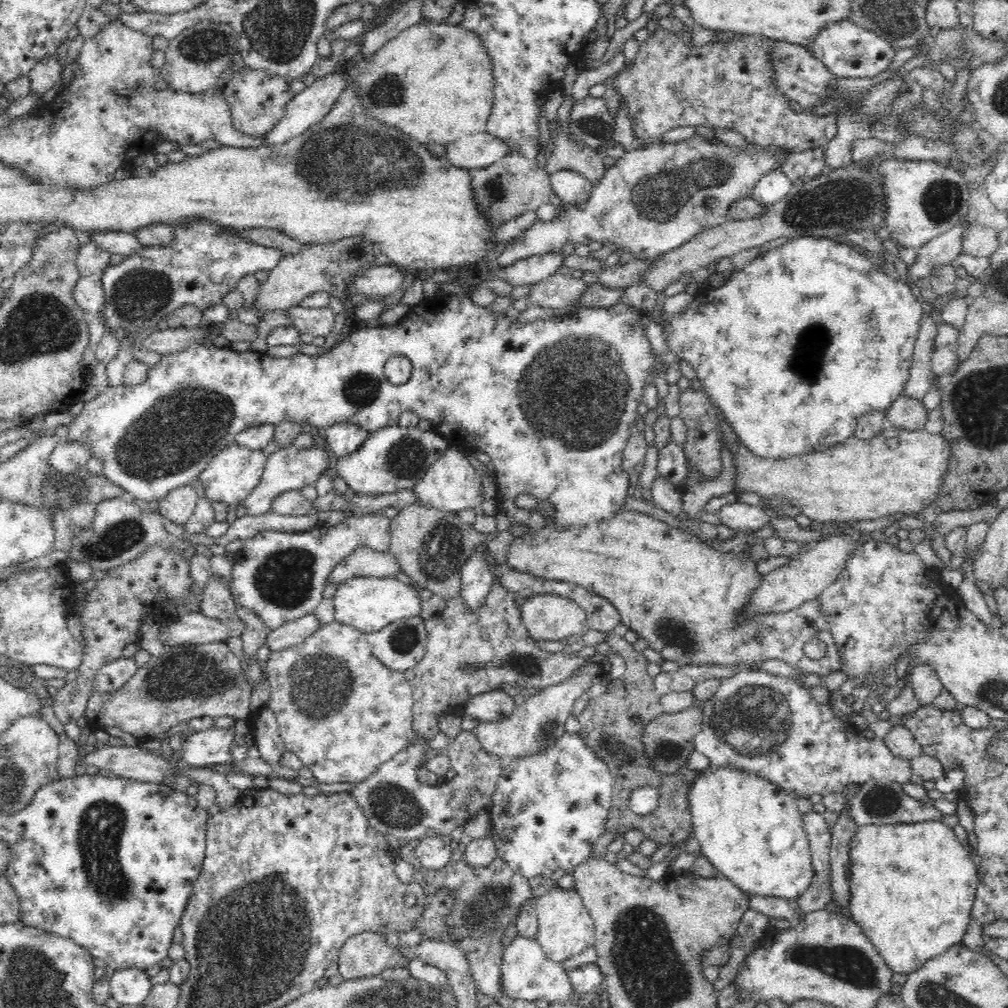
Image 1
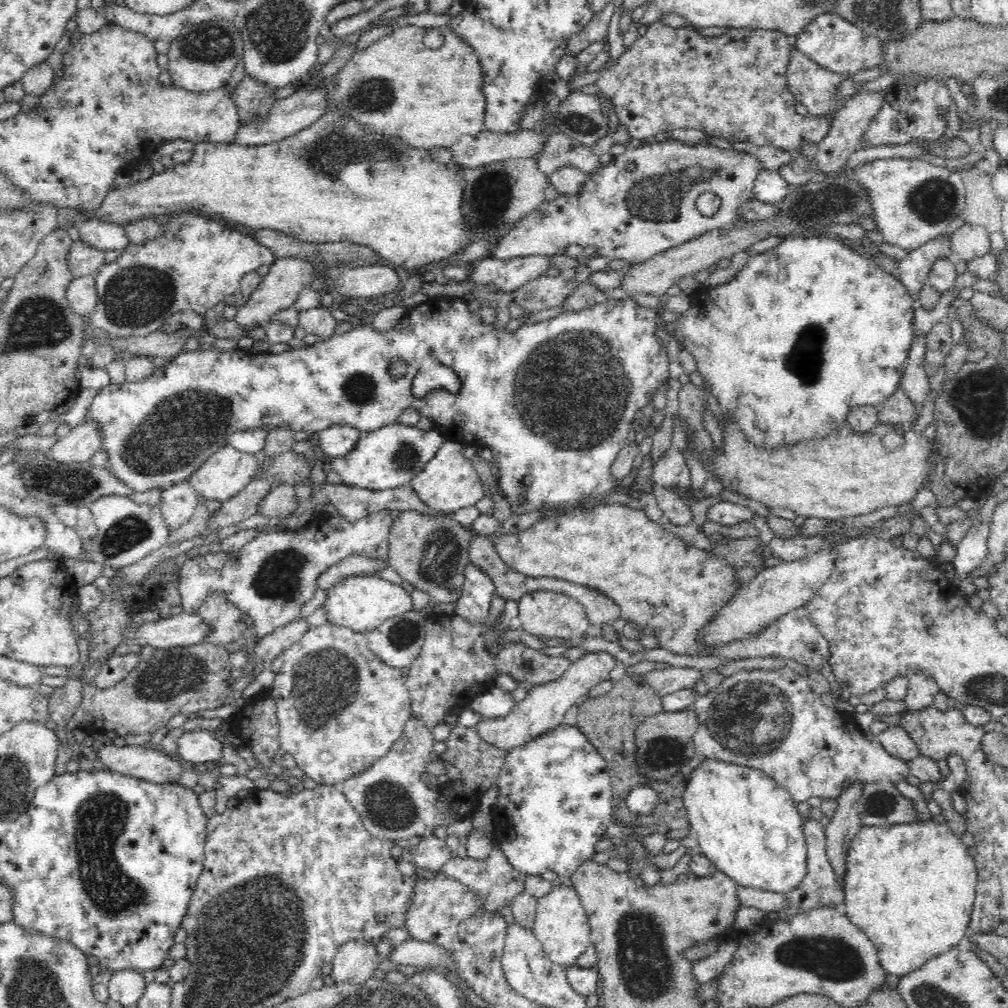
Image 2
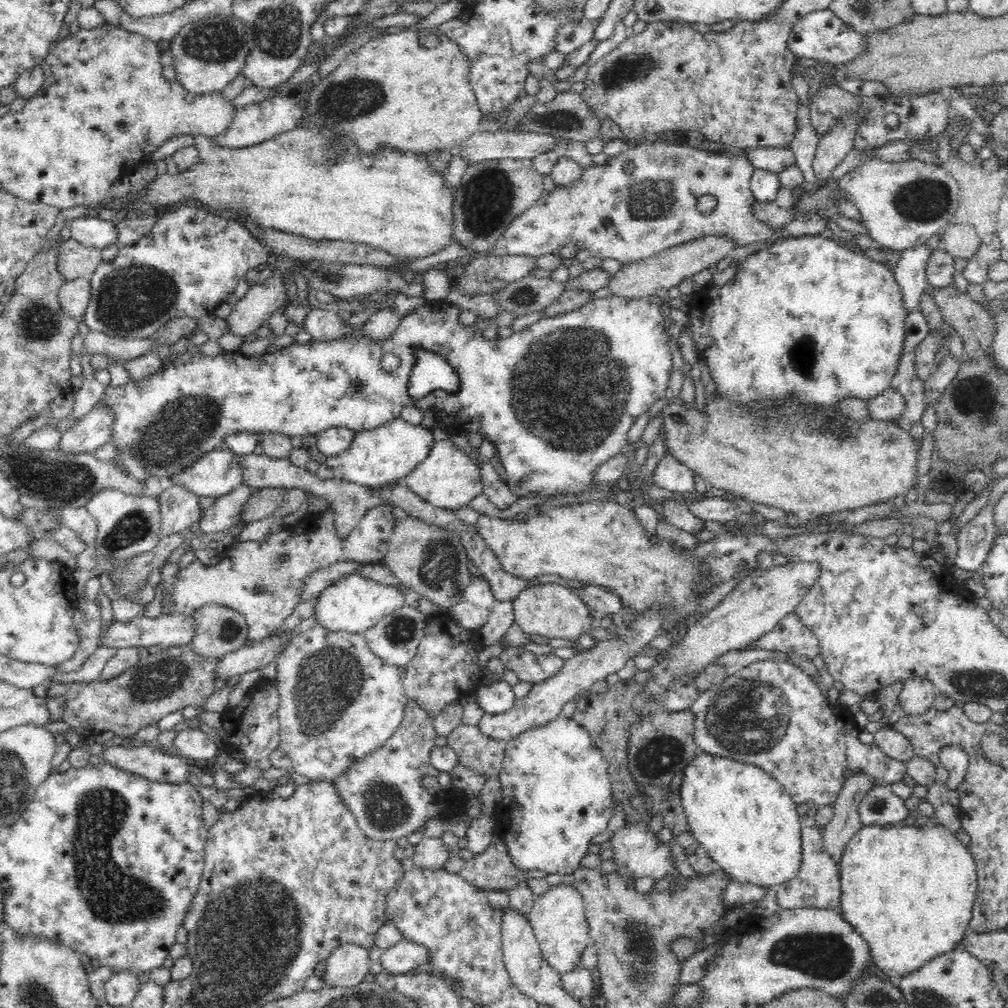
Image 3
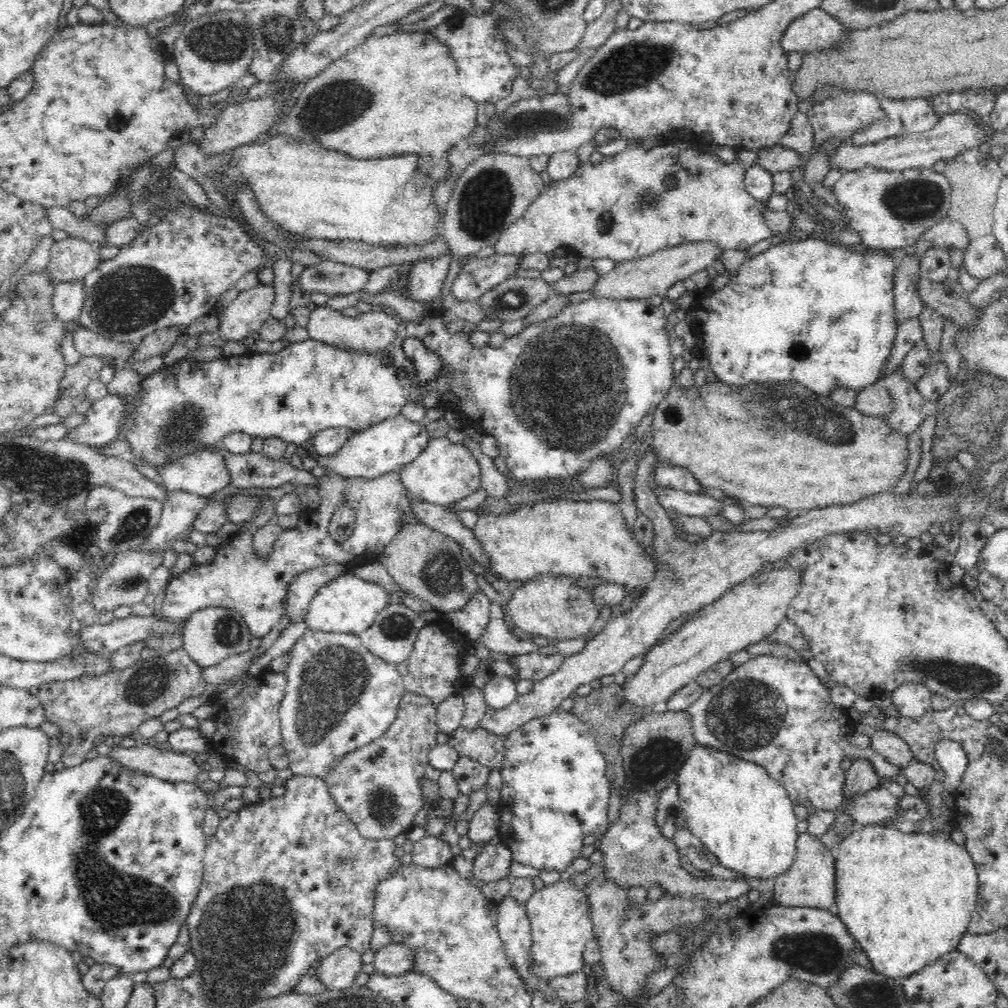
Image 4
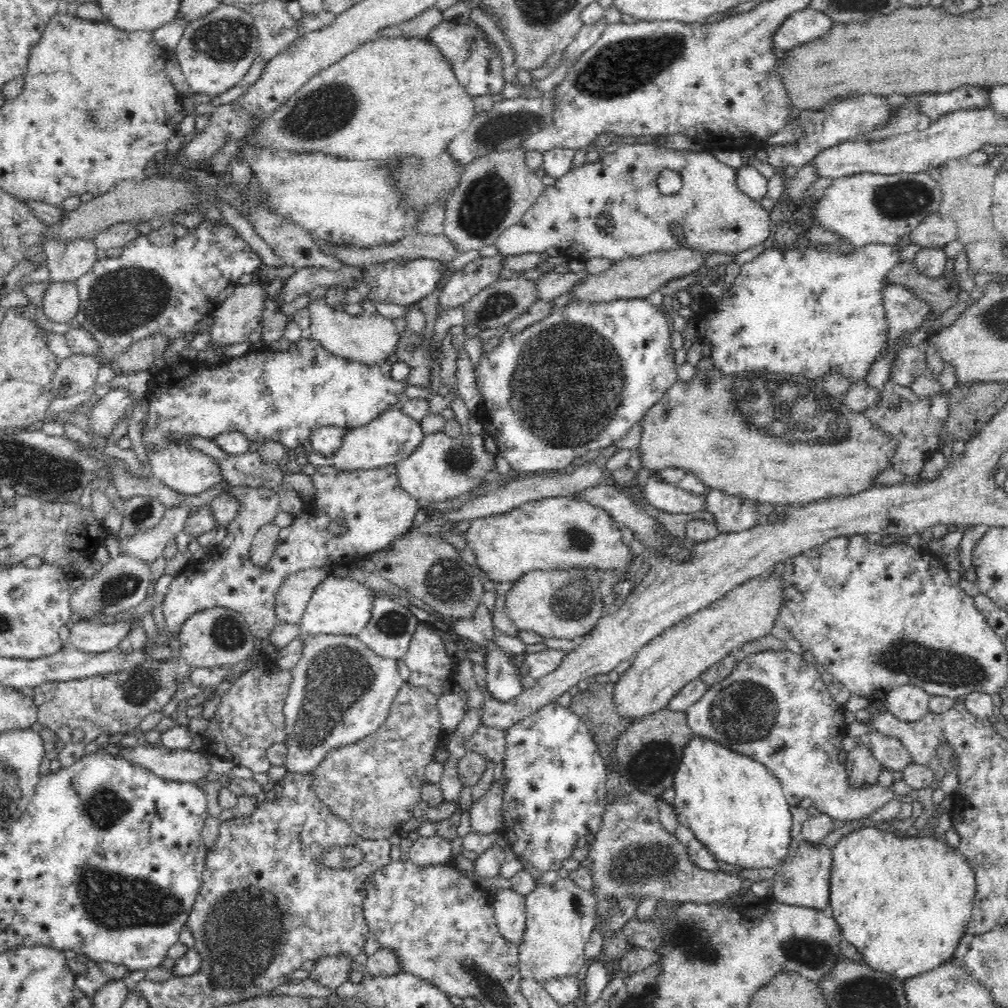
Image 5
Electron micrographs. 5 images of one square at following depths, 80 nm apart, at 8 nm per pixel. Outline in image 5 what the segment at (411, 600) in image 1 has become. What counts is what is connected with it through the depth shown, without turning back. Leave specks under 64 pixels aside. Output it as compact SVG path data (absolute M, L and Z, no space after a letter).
M331 575L310 598L300 629L310 634L345 634L357 637L370 623L378 598L378 592L356 582L355 577L334 578Z

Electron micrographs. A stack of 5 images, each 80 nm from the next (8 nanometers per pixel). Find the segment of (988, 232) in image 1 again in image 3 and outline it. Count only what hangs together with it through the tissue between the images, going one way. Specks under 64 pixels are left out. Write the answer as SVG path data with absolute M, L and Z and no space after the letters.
M951 223L941 234L941 248L956 258L970 260L984 244L982 237L978 236L978 230L965 223Z

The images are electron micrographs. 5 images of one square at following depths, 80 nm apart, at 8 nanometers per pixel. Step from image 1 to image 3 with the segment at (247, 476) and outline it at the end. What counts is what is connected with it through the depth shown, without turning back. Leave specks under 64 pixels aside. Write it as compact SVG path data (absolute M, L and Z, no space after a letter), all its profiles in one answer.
M222 446L204 454L200 460L194 462L194 465L190 466L188 470L184 470L182 474L172 477L169 483L172 482L188 487L199 497L211 496L216 499L225 497L226 494L230 494L245 482L244 458L241 454L236 454L233 450Z

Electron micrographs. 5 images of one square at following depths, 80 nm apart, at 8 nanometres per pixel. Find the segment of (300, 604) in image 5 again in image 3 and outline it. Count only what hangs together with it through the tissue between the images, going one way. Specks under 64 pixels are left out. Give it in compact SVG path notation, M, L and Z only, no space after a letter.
M348 560L348 562L338 562L333 566L314 572L307 579L302 600L318 597L327 587L332 586L332 584L335 584L343 577L356 574L360 568L364 568L366 565L366 563L357 562L356 560Z

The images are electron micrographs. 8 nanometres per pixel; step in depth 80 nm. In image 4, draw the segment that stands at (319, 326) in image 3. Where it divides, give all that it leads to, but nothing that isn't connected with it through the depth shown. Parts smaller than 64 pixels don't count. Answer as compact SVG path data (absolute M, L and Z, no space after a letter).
M312 306L312 312L307 324L307 332L314 340L321 340L337 348L359 350L359 352L380 352L390 346L399 327L400 319L391 311L370 311L360 313L357 317L343 315L342 312L332 310L326 306Z

